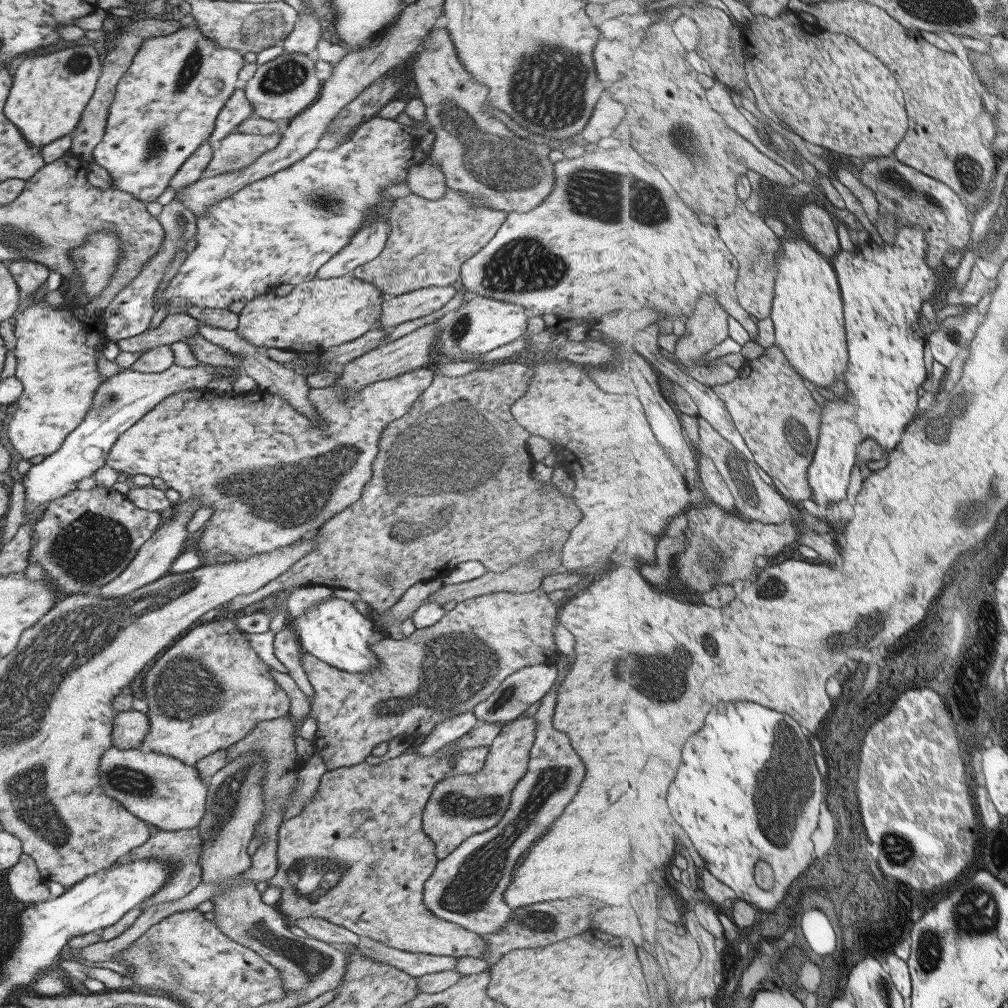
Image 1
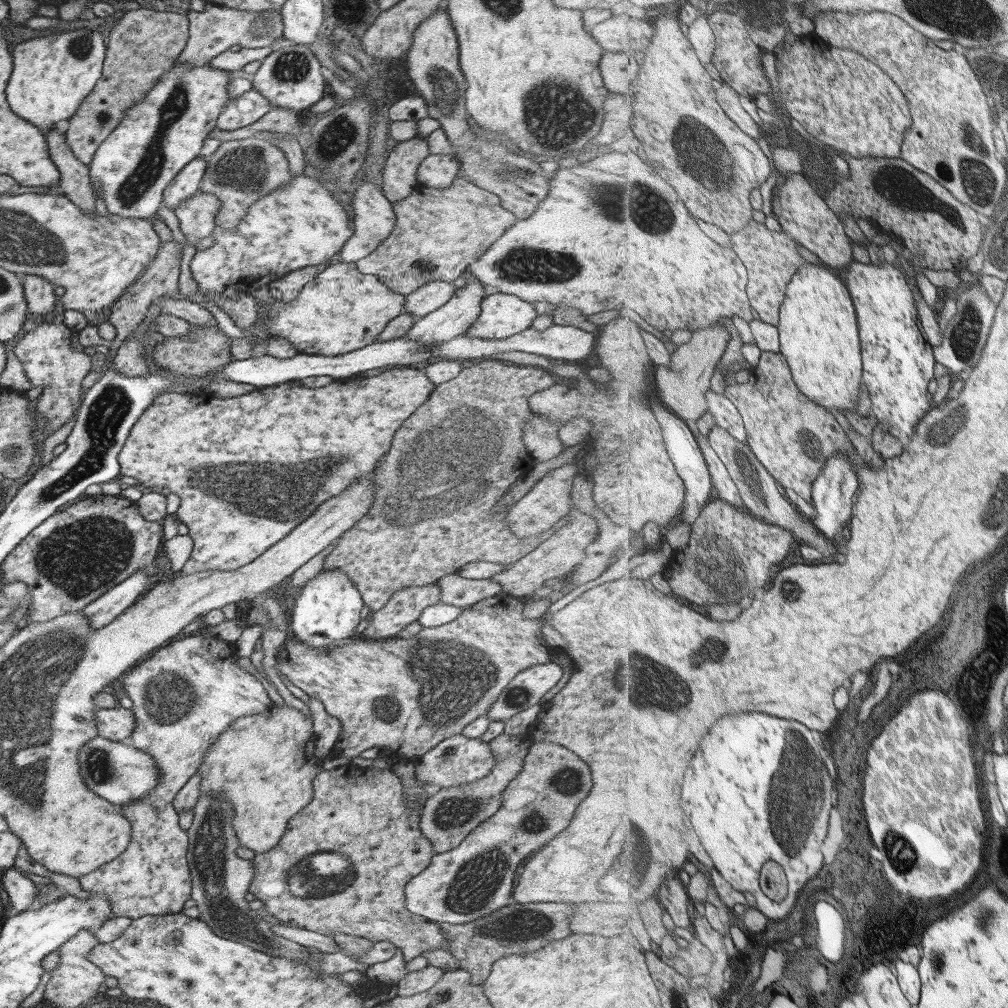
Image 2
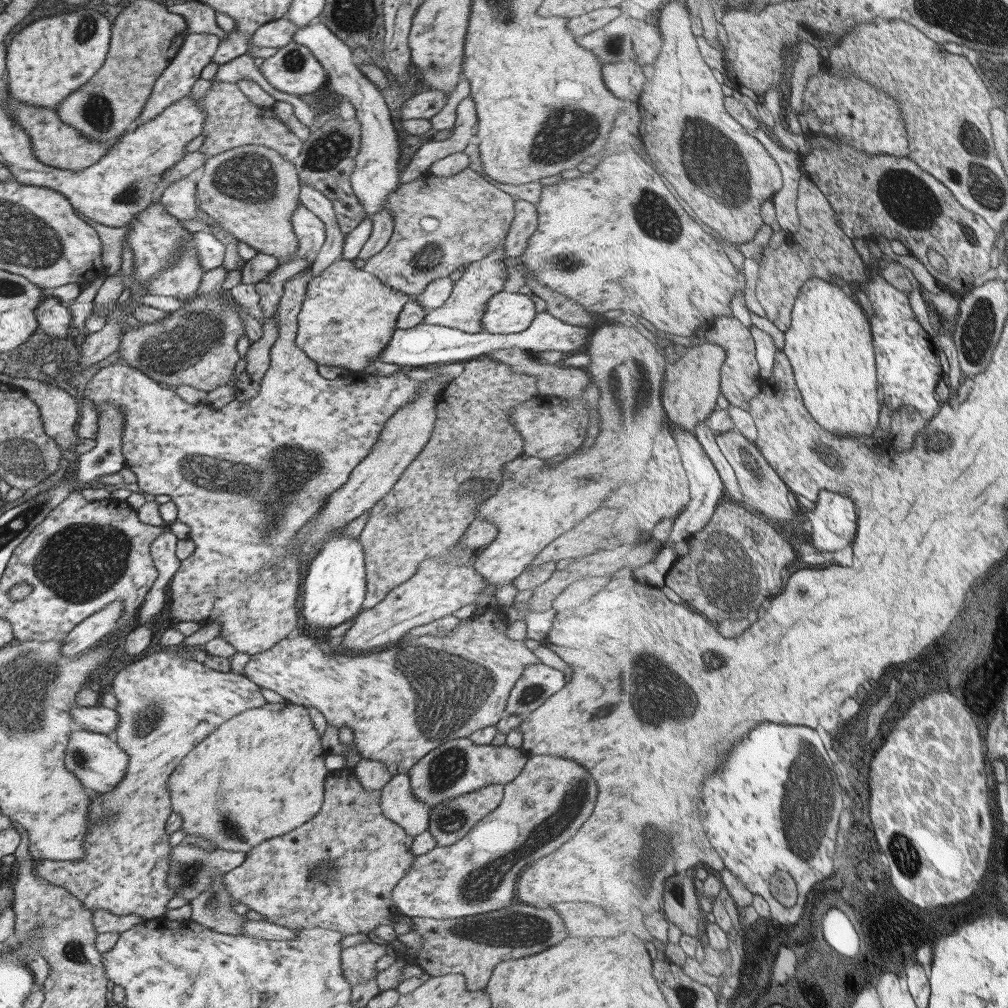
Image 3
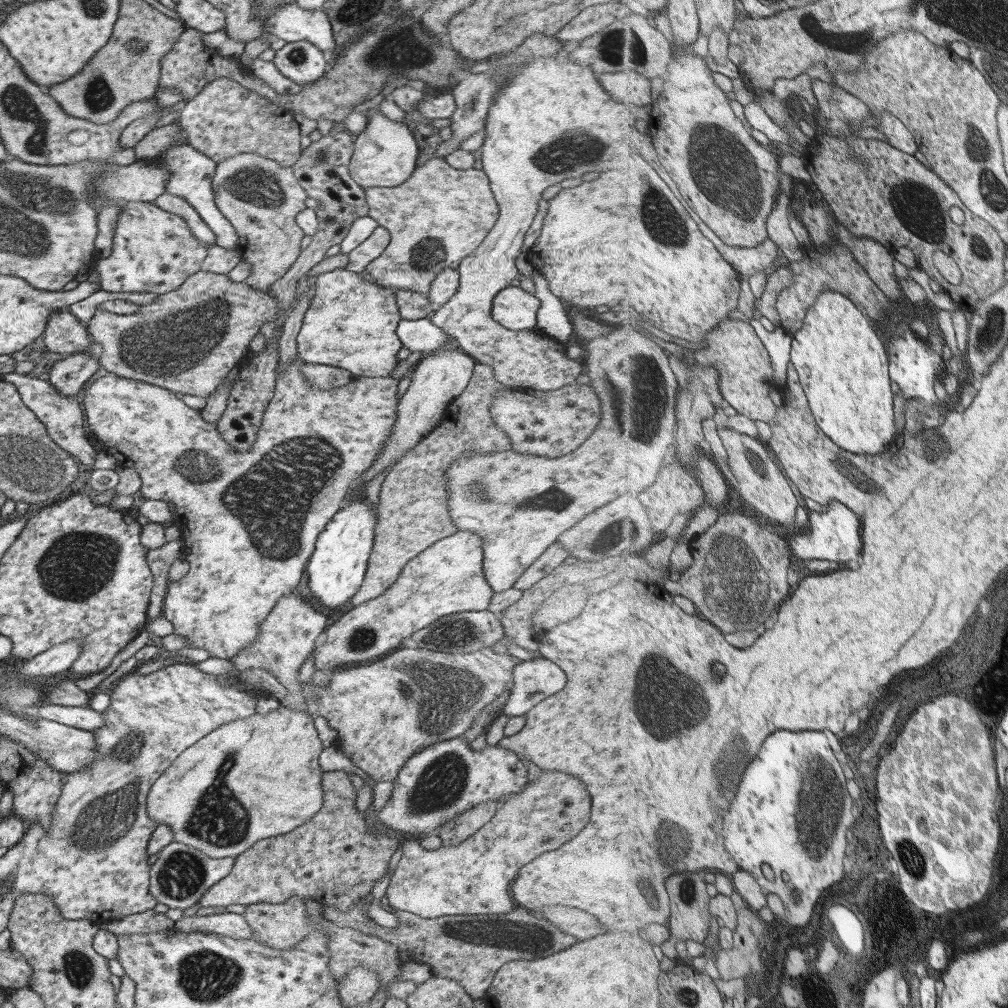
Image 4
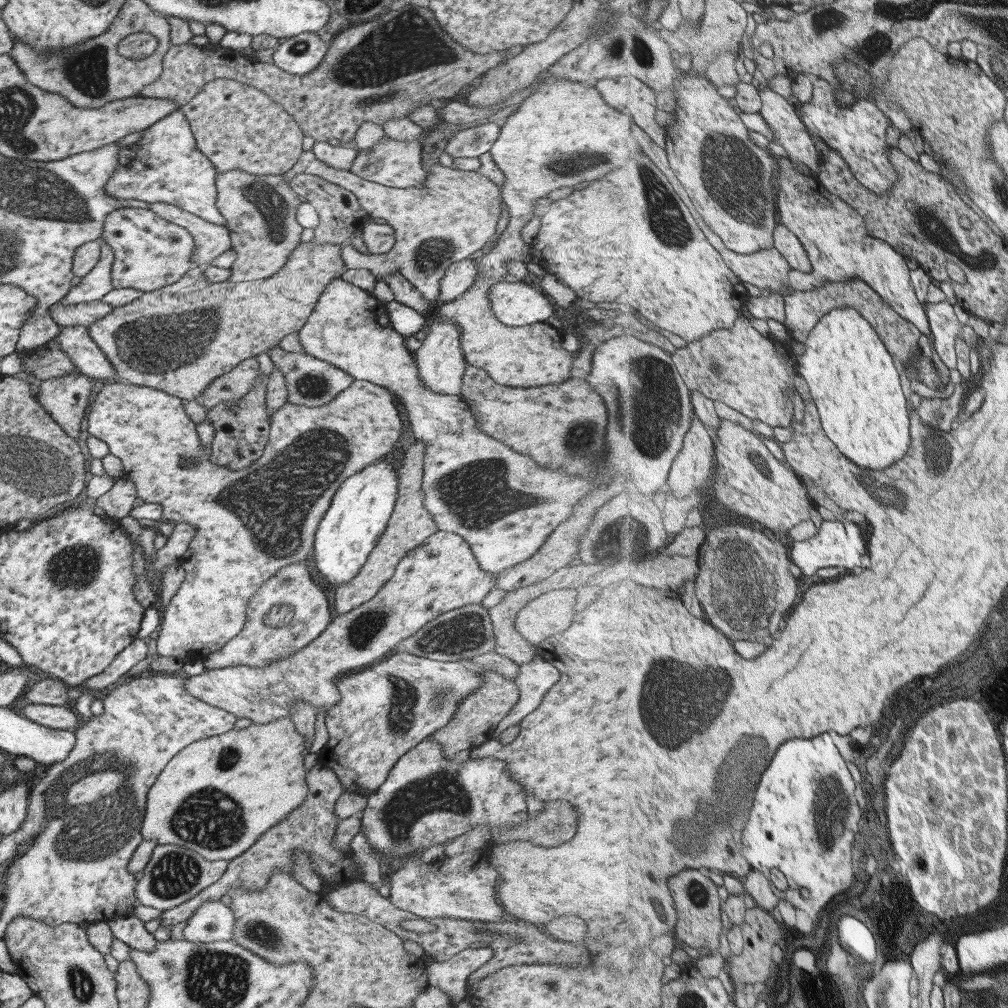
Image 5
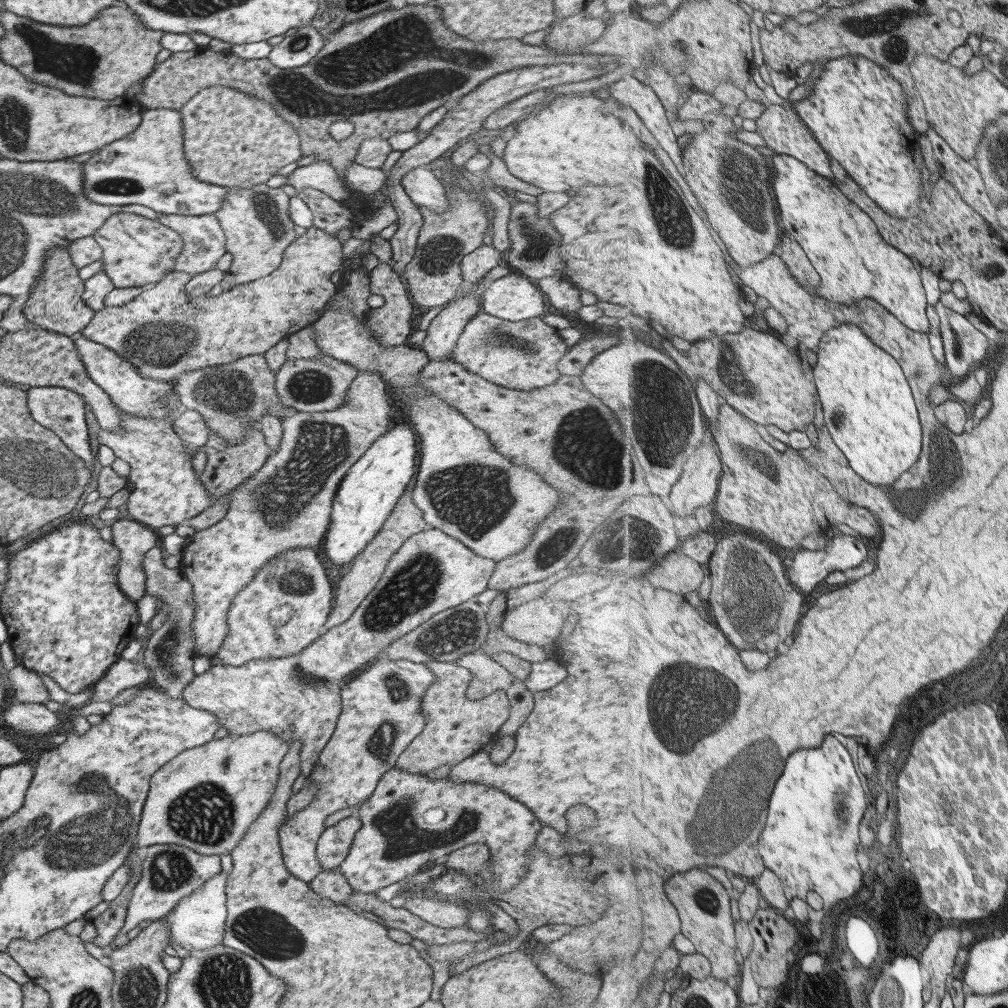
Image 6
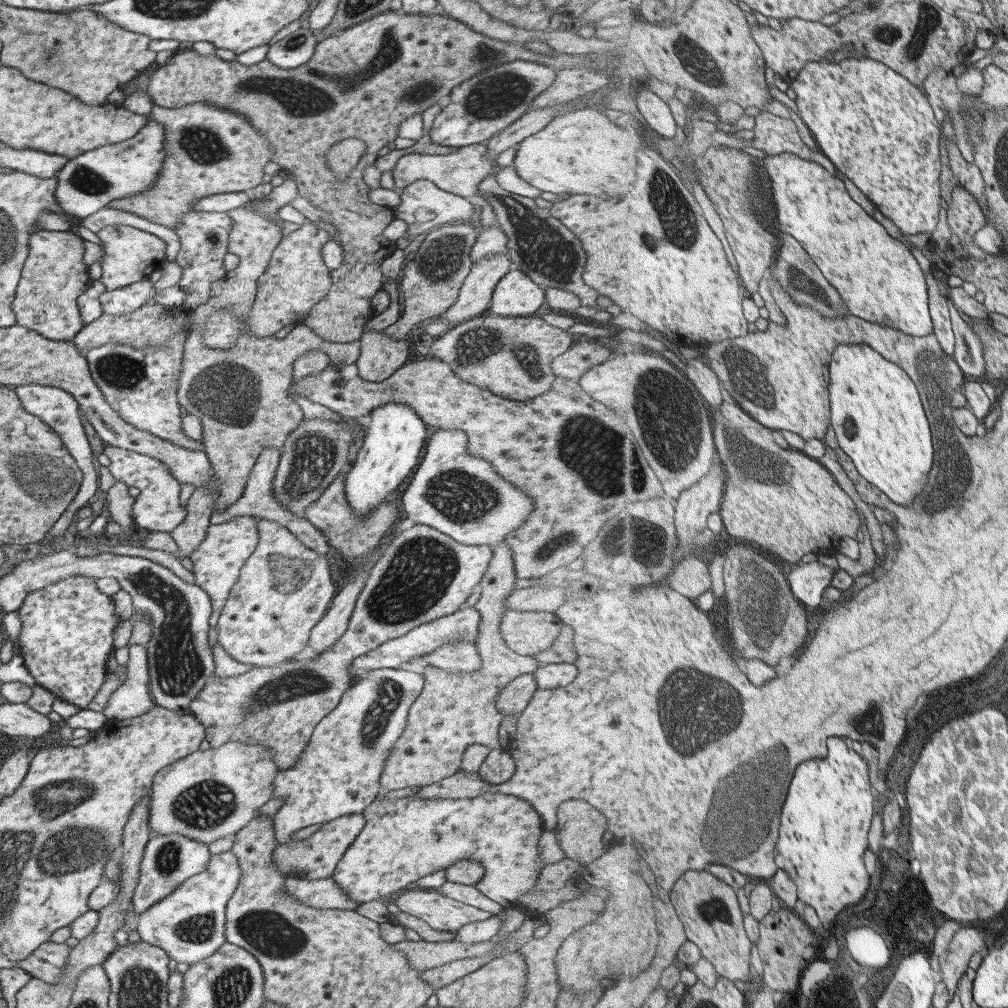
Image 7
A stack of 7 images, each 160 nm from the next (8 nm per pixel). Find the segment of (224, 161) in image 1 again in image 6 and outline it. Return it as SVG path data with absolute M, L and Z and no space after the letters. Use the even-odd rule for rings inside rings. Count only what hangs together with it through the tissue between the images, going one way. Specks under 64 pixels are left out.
M264 183L250 186L249 188L226 187L226 197L221 208L214 212L219 226L225 235L226 252L232 256L232 263L224 272L219 282L219 287L214 289L231 289L233 286L240 286L253 280L271 274L279 266L283 249L295 238L292 220L288 217L288 196L277 188L269 188Z

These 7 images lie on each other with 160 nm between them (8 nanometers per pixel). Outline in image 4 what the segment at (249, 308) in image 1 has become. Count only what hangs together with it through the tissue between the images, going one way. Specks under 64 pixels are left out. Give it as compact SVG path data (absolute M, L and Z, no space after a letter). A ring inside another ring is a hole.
M347 268L319 274L314 279L314 291L309 307L304 313L296 339L296 357L309 364L333 366L356 377L389 377L398 365L395 355L402 347L396 336L396 326L400 322L395 292L361 279L359 274Z

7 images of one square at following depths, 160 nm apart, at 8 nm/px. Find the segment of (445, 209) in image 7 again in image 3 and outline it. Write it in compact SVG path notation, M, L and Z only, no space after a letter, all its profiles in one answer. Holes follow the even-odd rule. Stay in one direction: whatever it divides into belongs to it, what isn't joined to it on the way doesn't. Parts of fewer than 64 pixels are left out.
M315 21L296 28L292 34L292 41L307 47L324 68L327 76L325 84L331 95L345 97L353 105L354 119L357 121L360 139L353 170L350 170L349 182L367 218L374 218L377 213L381 212L386 196L393 192L400 182L397 160L399 160L401 150L399 141L397 141L397 131L391 123L389 110L376 85L357 68L357 57L350 52L350 48L343 41L327 30L323 23Z

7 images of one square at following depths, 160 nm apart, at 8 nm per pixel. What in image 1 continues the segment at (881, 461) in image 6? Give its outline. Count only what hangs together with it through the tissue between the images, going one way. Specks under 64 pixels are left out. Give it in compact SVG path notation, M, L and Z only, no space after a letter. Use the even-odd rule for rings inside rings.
M791 233L783 237L782 250L777 262L777 278L775 287L775 300L771 318L776 332L776 347L780 348L795 370L803 376L809 384L828 389L837 380L843 380L843 372L849 366L849 344L846 330L846 311L843 308L843 296L831 259L825 260L817 249L804 240L801 236Z

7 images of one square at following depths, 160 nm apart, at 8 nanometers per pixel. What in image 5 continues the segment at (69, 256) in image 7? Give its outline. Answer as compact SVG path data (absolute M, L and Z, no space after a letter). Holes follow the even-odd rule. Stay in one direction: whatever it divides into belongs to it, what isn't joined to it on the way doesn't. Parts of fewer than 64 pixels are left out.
M99 301L77 304L53 304L49 307L47 315L60 328L83 326L89 327L95 320L103 318L111 312L113 307Z

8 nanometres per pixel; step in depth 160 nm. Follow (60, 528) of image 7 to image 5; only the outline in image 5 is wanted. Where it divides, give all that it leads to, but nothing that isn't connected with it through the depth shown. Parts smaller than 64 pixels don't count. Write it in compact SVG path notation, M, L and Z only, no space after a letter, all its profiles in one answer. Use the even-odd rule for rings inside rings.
M70 373L41 380L36 401L68 438L77 441L83 410L89 402L93 380Z

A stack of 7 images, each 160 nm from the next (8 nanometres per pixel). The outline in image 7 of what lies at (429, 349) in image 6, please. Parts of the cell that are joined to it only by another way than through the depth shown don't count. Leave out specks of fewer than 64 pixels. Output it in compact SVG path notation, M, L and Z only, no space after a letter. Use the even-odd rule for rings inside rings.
M505 251L471 262L469 272L459 287L457 301L445 313L439 314L436 321L448 324L450 329L477 317L489 305L494 286L511 267Z

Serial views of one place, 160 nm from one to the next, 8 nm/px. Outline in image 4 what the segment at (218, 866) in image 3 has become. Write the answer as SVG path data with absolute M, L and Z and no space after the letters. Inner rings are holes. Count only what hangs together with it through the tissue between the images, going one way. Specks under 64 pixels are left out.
M175 842L163 846L156 854L157 860L149 865L148 893L157 903L171 909L193 906L212 884L229 874L234 863L234 857L209 858L195 848Z

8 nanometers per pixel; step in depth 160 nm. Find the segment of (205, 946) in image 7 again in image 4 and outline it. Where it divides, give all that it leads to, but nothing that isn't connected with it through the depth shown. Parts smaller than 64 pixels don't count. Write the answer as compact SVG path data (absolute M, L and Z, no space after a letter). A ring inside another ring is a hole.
M207 914L207 916L187 916L174 922L174 930L179 932L211 932L234 939L252 938L250 926L242 914Z

